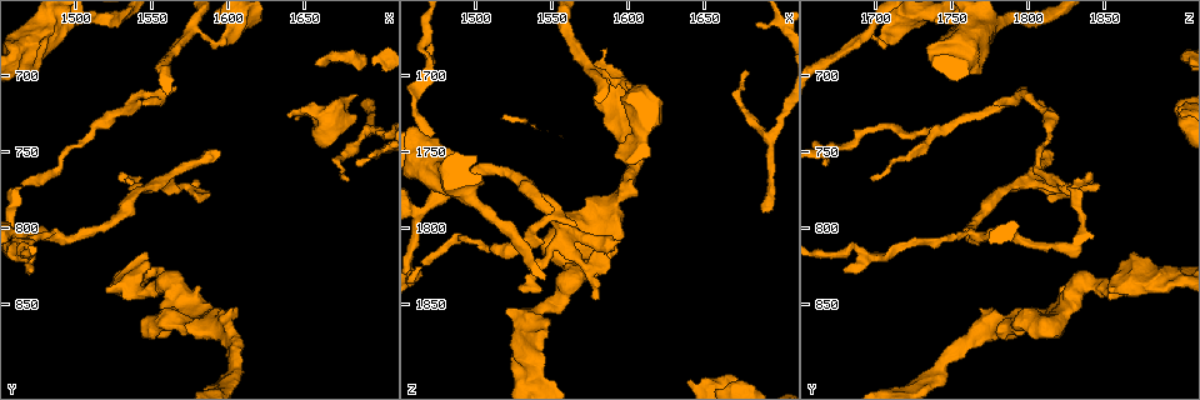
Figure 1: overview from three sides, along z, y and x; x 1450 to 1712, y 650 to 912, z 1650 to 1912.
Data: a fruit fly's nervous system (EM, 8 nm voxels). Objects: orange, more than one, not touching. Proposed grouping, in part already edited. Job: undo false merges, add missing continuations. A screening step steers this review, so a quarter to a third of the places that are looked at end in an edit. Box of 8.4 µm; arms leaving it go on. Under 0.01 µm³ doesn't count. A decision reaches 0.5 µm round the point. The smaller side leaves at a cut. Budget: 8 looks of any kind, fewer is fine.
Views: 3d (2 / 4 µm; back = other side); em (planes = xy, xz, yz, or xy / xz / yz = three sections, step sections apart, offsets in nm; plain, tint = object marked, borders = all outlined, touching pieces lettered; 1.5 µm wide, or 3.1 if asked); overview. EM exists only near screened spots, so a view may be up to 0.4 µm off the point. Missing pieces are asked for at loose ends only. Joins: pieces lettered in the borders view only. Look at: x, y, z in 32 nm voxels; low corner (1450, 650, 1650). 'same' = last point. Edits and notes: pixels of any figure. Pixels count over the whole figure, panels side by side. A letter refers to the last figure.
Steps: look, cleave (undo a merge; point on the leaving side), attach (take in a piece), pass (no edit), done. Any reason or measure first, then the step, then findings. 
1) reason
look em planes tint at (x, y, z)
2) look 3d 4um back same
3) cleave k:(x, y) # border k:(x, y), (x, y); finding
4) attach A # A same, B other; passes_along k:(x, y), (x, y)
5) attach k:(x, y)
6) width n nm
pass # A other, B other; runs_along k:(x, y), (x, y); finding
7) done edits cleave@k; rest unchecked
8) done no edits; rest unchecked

an open end
look em yz step 4 tint at (1688, 718, 1788)

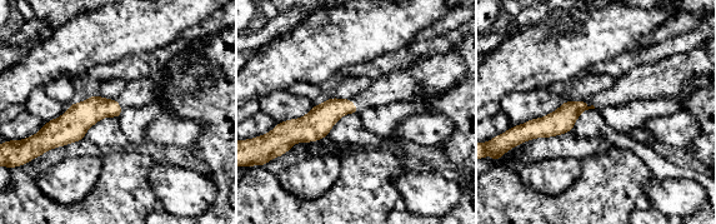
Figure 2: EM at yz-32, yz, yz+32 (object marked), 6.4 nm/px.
cut it another way
look em planes borders same

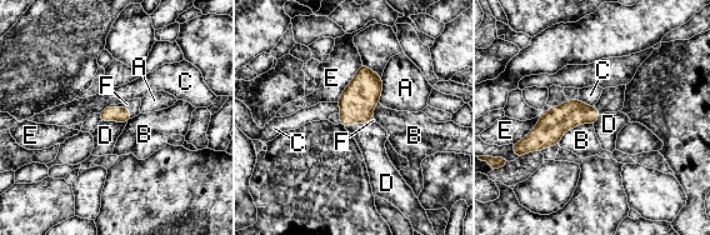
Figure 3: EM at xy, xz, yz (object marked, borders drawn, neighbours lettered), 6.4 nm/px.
width 100 nm
attach F # A other, B other, C other, D other, E other, F same; passes_along 3:(109, 114), (124, 106), (134, 105); the neuron continues

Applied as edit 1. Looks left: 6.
tapers out
look em planes borders at (1564, 708, 1796)

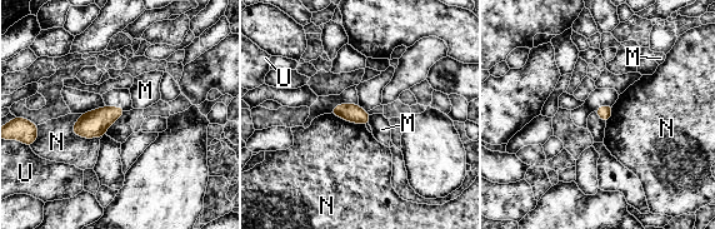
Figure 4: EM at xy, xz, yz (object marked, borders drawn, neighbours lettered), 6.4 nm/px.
pass # M other, N other, U other; none of them fits

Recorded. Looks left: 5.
an open end
look em planes borders at (1546, 816, 1866)

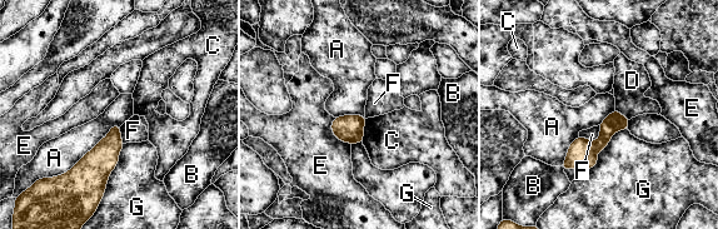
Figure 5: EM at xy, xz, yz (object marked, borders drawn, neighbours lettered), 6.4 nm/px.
pass # A other, B other, C other, D other, E other, F other, G other; border 5:(120, 124), (114, 124), (59, 175); no lettered piece goes on from it

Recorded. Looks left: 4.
done edits attach@3; rest unchecked

